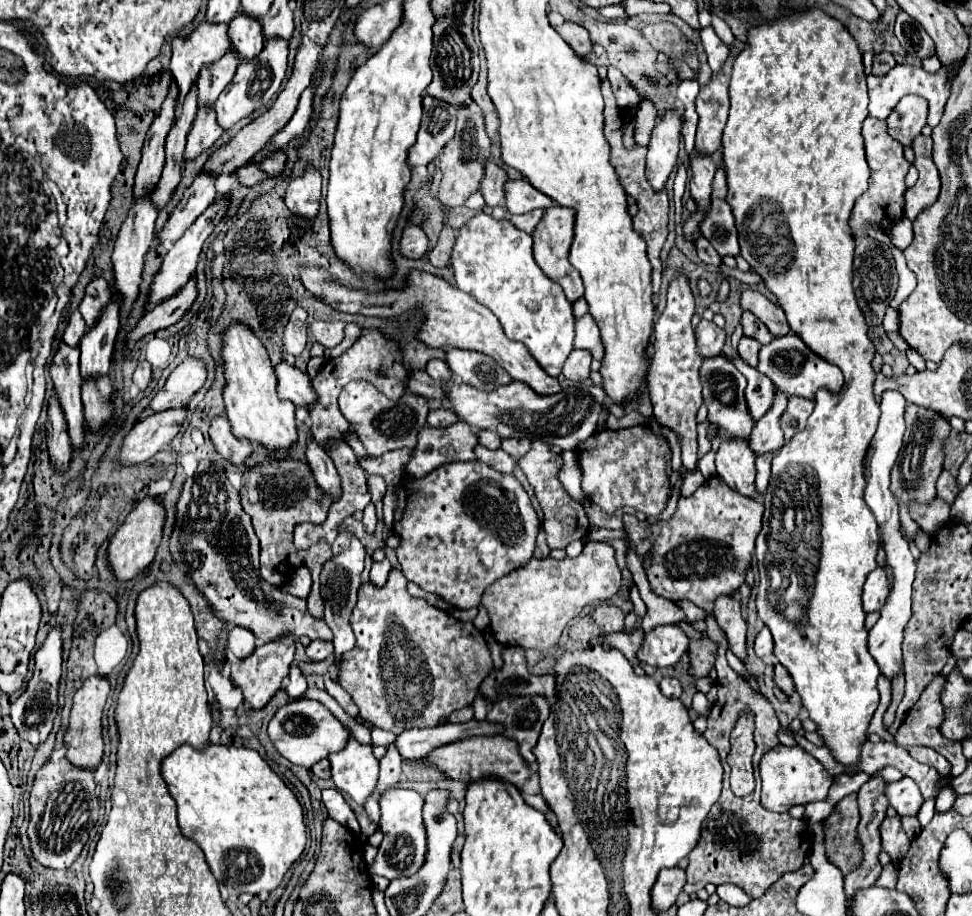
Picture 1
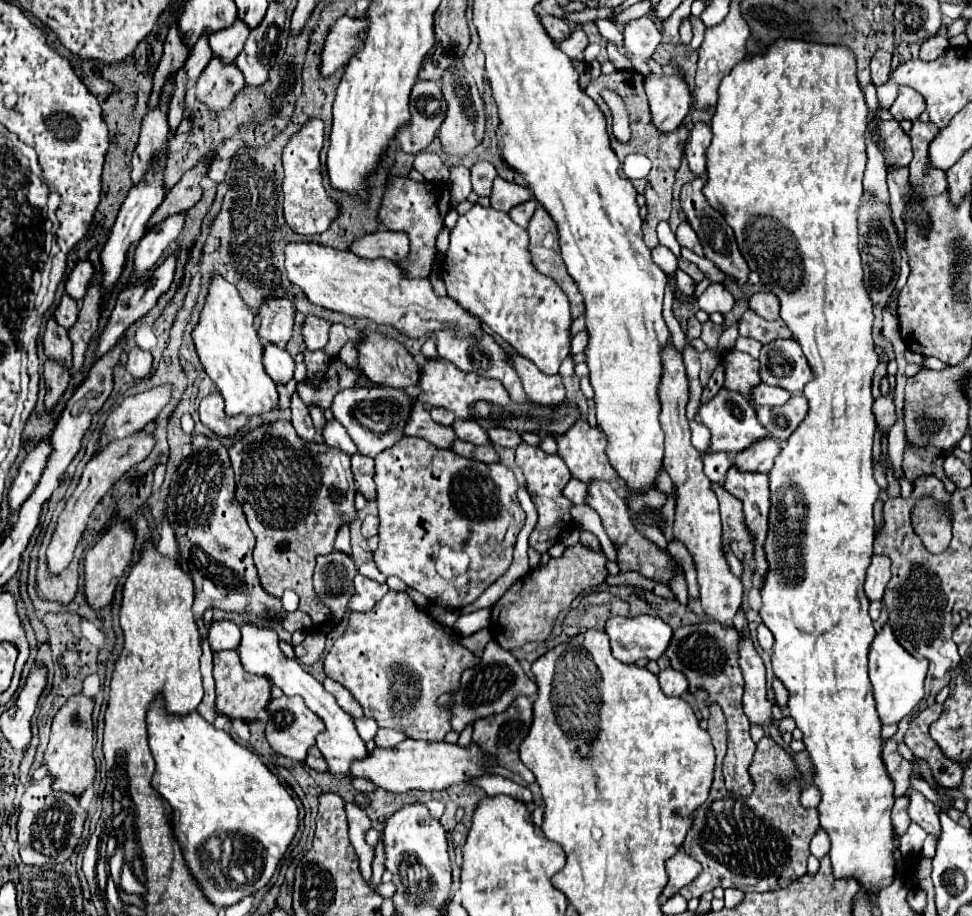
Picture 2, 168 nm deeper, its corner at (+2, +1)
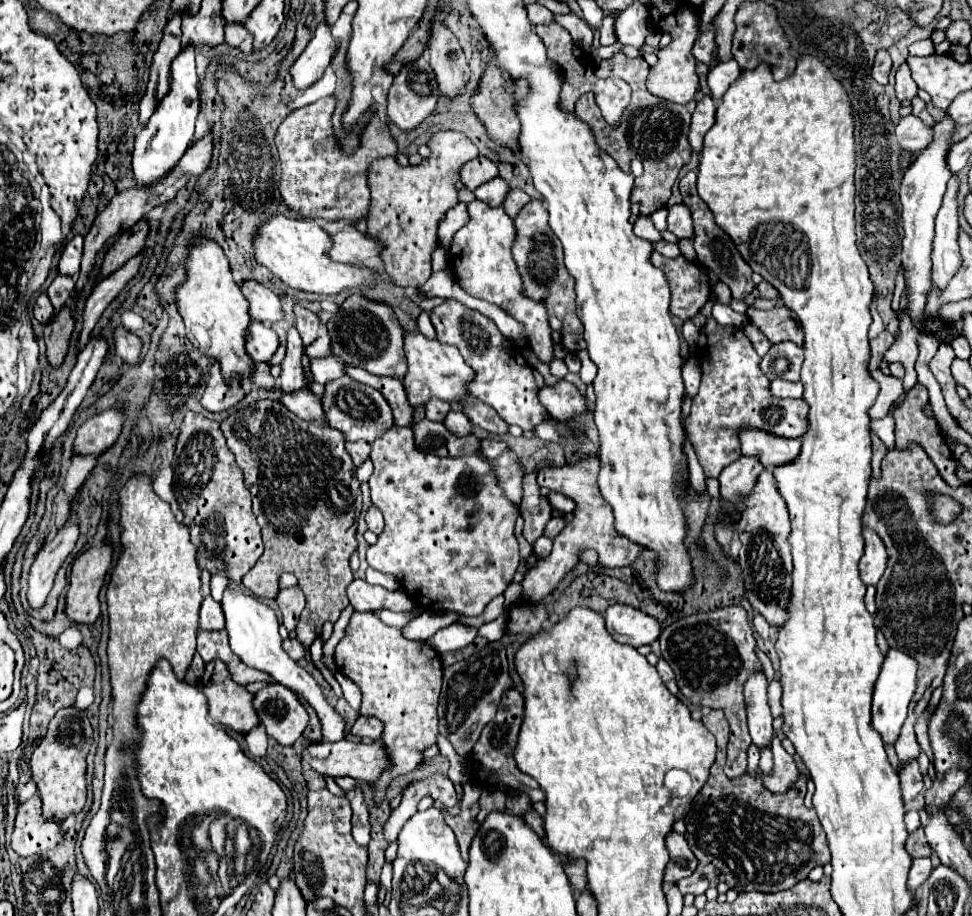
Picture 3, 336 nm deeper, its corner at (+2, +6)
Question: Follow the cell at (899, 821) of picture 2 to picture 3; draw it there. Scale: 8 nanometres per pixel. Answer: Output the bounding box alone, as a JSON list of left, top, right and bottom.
[899,761,923,805]

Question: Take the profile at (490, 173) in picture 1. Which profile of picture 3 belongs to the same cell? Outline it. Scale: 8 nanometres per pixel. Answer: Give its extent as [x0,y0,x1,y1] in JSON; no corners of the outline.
[461,155,497,191]

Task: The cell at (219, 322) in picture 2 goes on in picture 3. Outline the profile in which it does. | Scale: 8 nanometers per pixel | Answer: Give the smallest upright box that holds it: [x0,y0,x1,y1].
[177,239,281,385]

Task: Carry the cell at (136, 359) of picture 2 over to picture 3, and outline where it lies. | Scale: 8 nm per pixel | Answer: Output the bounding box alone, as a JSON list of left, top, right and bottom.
[115,327,141,365]

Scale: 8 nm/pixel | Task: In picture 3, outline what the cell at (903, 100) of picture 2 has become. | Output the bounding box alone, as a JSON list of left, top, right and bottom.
[895,63,917,101]

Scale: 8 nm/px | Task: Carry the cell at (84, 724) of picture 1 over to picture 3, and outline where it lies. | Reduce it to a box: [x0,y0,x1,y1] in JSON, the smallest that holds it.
[29,707,93,817]

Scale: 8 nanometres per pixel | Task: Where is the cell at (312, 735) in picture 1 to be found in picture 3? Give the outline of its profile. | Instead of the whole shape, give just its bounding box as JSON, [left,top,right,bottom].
[255,683,309,747]

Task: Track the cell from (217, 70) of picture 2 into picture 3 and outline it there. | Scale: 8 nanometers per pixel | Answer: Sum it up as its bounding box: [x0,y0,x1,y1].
[225,25,253,55]

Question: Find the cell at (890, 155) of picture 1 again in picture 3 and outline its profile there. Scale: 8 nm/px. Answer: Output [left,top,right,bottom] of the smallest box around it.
[895,115,931,153]

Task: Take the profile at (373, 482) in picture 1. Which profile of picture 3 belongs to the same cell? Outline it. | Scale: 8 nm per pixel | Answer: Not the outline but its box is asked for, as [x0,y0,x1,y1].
[345,441,371,467]

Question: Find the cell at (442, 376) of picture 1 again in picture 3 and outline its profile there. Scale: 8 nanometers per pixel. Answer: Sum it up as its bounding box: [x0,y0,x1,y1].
[419,311,436,339]

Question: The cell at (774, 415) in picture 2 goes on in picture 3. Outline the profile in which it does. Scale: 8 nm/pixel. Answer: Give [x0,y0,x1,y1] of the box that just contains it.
[685,319,809,477]

